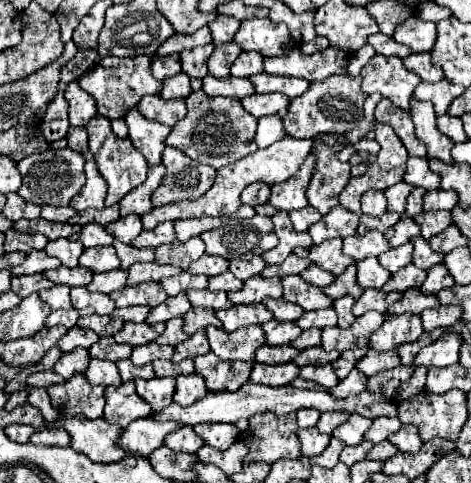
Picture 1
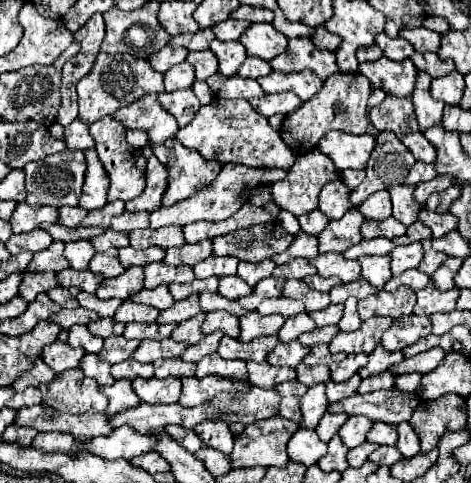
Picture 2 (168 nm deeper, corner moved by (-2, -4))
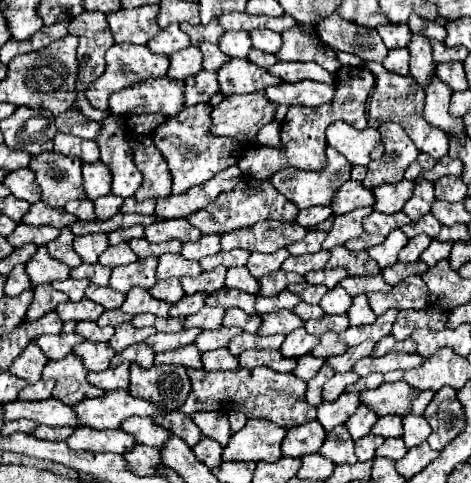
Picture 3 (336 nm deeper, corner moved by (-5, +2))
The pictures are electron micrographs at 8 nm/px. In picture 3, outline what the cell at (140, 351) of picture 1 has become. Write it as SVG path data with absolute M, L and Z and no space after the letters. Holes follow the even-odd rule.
M200 328L182 330L182 332L176 332L176 334L162 334L162 332L156 332L154 336L150 336L150 338L146 340L146 344L148 344L154 352L166 352L166 350L174 350L174 348L192 344L200 332L202 332Z

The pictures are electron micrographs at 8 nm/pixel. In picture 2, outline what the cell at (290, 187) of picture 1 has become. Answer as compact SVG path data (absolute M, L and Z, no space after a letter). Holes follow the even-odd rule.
M317 148L305 152L305 154L299 154L295 164L289 168L289 174L287 178L275 182L271 188L271 194L273 194L273 200L279 208L291 212L293 216L301 216L301 214L309 214L311 210L317 208L317 196L321 192L321 188L325 186L325 182L331 182L331 180L337 180L341 174L337 172L337 168L333 166L331 158L327 158L325 154L321 154Z

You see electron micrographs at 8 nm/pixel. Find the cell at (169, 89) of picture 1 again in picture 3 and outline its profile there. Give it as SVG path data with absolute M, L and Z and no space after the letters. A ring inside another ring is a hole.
M188 46L170 56L168 76L176 80L184 80L188 76L196 76L202 70L202 52L198 46Z

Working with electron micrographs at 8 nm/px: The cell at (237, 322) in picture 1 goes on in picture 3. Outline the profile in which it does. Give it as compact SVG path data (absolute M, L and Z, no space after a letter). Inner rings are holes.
M280 310L280 312L272 312L272 314L264 314L262 316L262 326L260 326L260 336L268 336L268 334L290 334L296 328L302 328L304 320L300 320L300 316L296 316L292 310Z

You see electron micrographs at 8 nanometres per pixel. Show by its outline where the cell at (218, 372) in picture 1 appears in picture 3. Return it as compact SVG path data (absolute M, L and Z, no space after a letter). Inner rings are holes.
M216 348L202 354L204 370L236 370L238 358L230 354L228 348Z

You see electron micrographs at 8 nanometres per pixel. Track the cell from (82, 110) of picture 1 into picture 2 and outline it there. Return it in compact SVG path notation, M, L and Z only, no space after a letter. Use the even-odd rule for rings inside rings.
M75 118L65 128L65 144L71 150L85 150L93 148L93 136L89 134L89 124L85 124L81 118Z

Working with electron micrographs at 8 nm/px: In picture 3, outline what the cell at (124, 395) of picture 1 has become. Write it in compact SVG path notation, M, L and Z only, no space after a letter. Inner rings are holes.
M120 364L104 372L88 372L88 382L102 390L118 390L118 388L126 390L128 388L128 368L130 364Z

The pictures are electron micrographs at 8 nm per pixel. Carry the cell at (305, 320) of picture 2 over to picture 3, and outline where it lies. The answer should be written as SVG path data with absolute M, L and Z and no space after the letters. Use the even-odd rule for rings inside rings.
M300 302L296 308L292 308L292 312L296 312L304 322L306 320L318 320L324 316L324 310L318 304L306 304L306 302Z

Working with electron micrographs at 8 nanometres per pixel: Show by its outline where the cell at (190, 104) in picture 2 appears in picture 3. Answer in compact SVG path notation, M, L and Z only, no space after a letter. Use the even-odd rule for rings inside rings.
M202 70L200 74L186 78L184 82L186 82L186 92L184 92L186 106L194 106L194 104L200 104L200 102L210 102L210 98L220 92L216 72Z

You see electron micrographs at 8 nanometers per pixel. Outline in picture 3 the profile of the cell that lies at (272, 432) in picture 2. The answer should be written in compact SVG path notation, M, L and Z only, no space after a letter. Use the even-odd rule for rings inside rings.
M248 420L240 432L230 436L228 446L222 450L222 460L274 462L282 458L280 444L284 436L286 428L280 428L268 420Z

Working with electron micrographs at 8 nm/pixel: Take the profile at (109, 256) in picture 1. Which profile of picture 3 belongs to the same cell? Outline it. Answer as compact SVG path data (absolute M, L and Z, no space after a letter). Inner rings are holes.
M122 242L118 246L110 246L100 254L100 264L108 266L108 268L116 268L122 264L130 264L138 260L138 256L132 252L132 248L128 246L128 242Z

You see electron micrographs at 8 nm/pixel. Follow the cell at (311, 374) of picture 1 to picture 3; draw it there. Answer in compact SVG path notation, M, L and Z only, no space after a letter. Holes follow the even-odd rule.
M306 354L306 356L300 356L298 358L298 366L292 370L292 374L298 376L300 380L306 380L308 382L322 368L322 364L324 364L324 360L316 358L312 354Z

